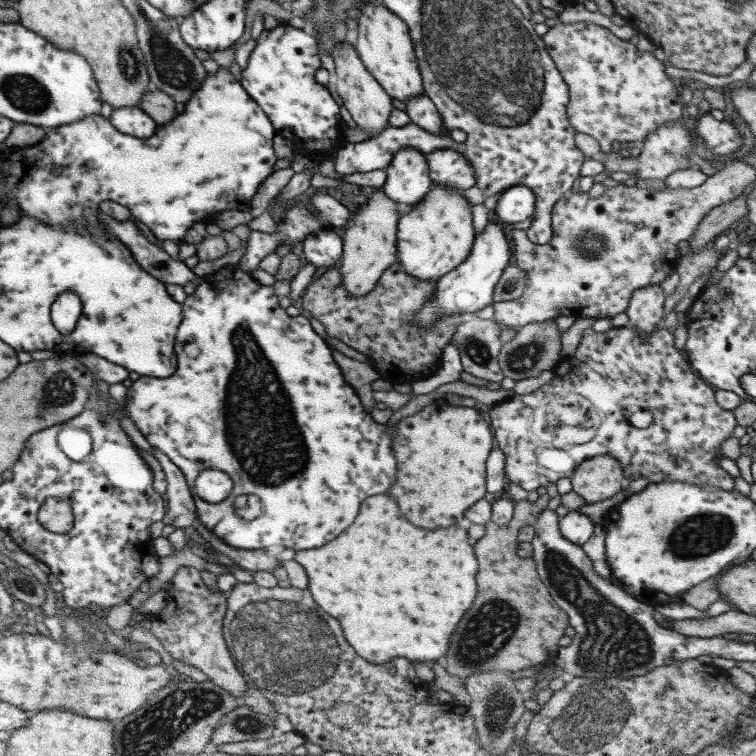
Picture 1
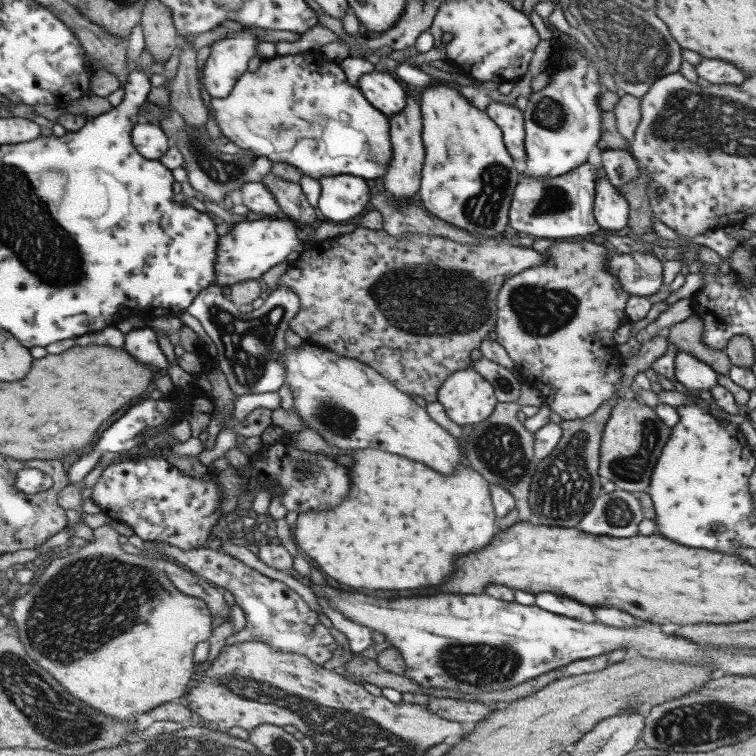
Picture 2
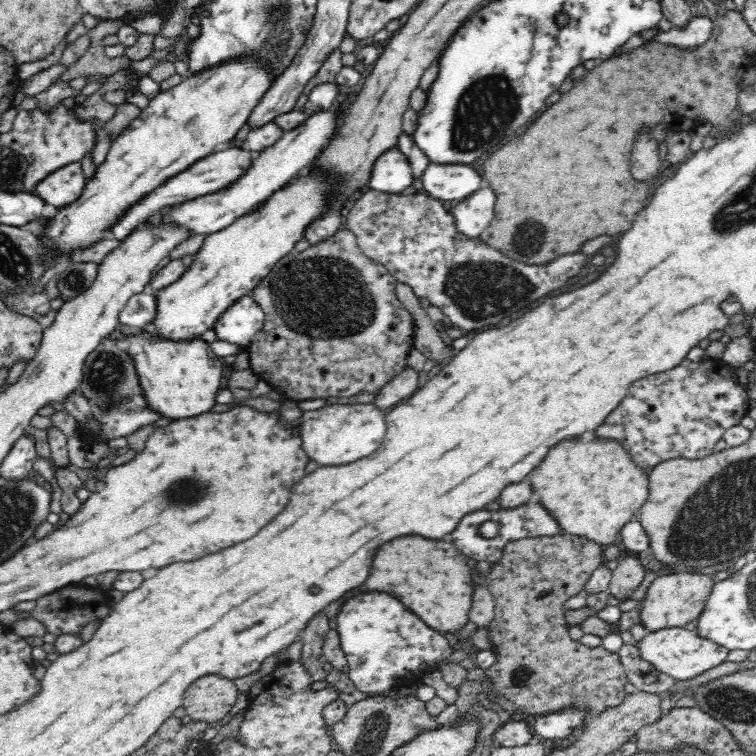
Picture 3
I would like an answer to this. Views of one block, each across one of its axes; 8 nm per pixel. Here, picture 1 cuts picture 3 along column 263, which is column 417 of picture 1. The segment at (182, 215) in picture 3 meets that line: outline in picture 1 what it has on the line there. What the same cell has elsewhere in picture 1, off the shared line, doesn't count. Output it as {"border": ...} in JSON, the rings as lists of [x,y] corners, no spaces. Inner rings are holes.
{"border":[[[402,148],[392,156],[386,167],[382,188],[390,200],[414,205],[424,200],[433,184],[425,153],[416,148]]]}

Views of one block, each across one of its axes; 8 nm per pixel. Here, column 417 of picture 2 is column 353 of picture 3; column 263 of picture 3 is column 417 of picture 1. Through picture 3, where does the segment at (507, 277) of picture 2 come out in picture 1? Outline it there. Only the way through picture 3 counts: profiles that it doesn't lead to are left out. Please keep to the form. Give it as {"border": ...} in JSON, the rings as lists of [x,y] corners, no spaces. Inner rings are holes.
{"border":[[[399,262],[382,272],[378,285],[368,295],[350,297],[347,290],[343,288],[343,282],[344,276],[340,274],[340,268],[325,269],[318,277],[314,276],[310,286],[304,289],[298,305],[302,310],[312,313],[313,320],[320,322],[330,336],[341,340],[358,353],[364,354],[371,361],[370,365],[380,372],[381,378],[390,383],[412,383],[436,373],[441,366],[443,349],[453,338],[456,328],[459,328],[460,324],[466,322],[466,318],[469,317],[467,314],[451,315],[442,318],[430,329],[419,328],[411,318],[433,296],[435,284],[432,280],[418,280],[406,274]]]}

